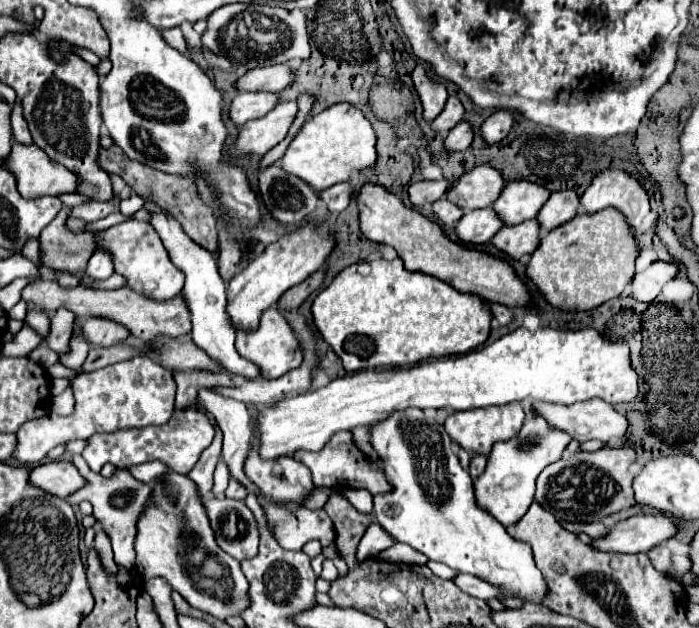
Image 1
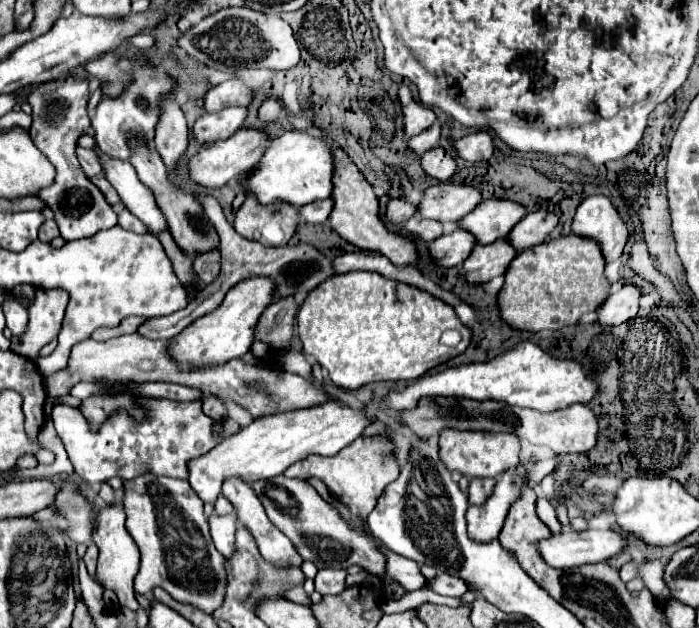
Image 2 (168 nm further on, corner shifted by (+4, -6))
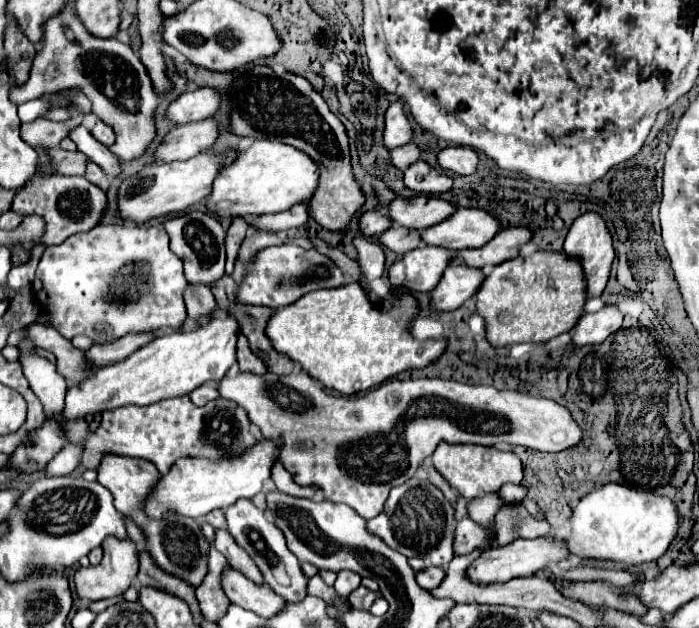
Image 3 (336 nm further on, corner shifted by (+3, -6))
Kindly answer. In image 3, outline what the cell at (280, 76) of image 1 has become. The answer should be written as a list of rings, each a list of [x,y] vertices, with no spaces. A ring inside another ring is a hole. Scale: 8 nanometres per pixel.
[[[196,88],[180,94],[164,112],[172,124],[188,124],[210,118],[220,106],[220,94],[214,88]]]

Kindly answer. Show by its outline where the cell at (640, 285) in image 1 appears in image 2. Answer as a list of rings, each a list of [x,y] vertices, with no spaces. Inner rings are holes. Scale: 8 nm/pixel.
[[[625,284],[619,292],[611,294],[607,302],[603,302],[603,306],[597,310],[599,312],[597,322],[603,326],[619,326],[635,318],[639,312],[641,296],[643,294],[635,284]]]

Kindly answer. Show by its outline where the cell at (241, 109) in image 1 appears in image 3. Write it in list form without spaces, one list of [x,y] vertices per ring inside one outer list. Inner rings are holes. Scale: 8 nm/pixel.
[[[212,118],[172,128],[162,144],[154,150],[154,162],[188,160],[200,152],[206,152],[218,138],[218,124]]]

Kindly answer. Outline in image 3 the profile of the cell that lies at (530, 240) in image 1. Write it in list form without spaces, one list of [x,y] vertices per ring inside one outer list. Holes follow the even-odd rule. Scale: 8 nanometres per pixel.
[[[450,264],[430,294],[430,308],[434,312],[456,310],[476,294],[480,282],[484,282],[482,270],[468,270],[464,266]]]

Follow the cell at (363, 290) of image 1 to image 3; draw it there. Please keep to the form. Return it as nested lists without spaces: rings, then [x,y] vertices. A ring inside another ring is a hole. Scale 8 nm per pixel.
[[[350,282],[348,286],[342,286],[340,290],[316,290],[300,300],[296,300],[292,306],[278,308],[272,312],[268,326],[266,326],[266,336],[272,342],[272,348],[288,356],[292,362],[298,362],[302,370],[312,376],[314,380],[322,382],[324,388],[336,390],[342,396],[352,396],[358,392],[366,392],[390,376],[396,376],[404,370],[414,370],[414,368],[424,368],[432,364],[436,358],[446,348],[444,340],[414,340],[410,334],[410,320],[416,316],[418,304],[410,294],[398,296],[386,296],[382,312],[368,302],[368,296],[360,288],[358,282]]]

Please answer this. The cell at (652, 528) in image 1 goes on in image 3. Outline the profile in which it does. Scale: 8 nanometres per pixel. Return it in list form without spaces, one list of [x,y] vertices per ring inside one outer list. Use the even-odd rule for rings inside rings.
[[[534,538],[534,540],[516,540],[508,546],[492,546],[486,548],[466,570],[468,580],[476,584],[488,584],[488,582],[506,582],[518,576],[534,576],[550,562],[558,562],[562,558],[568,558],[568,550],[562,540],[552,538]]]

